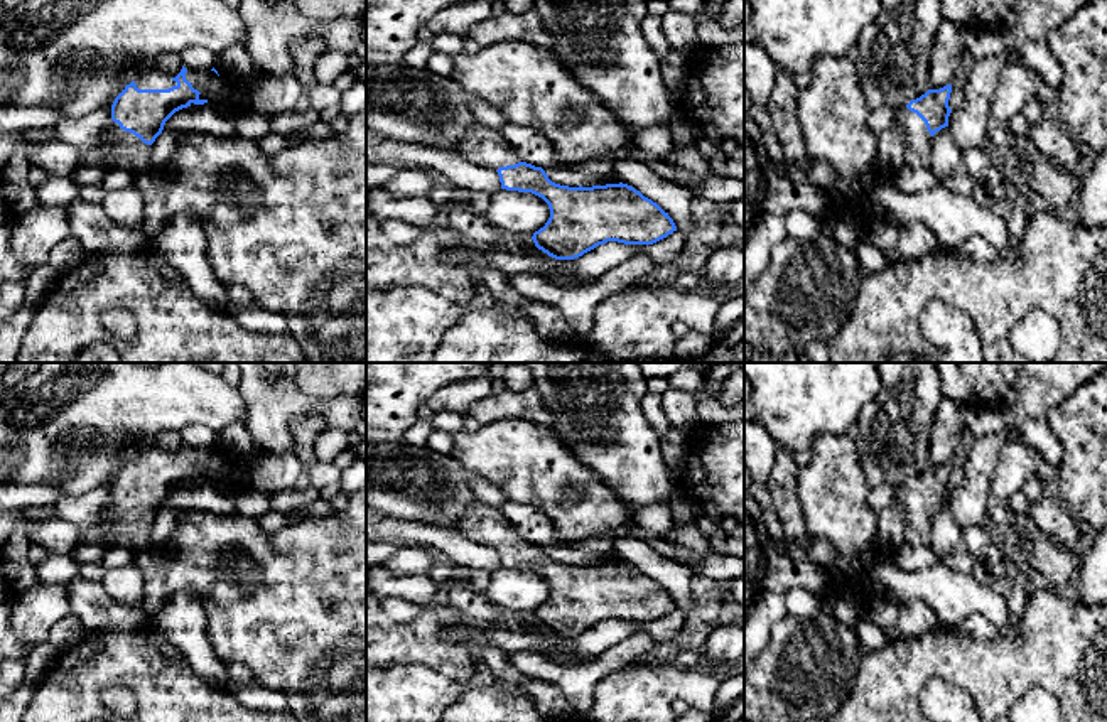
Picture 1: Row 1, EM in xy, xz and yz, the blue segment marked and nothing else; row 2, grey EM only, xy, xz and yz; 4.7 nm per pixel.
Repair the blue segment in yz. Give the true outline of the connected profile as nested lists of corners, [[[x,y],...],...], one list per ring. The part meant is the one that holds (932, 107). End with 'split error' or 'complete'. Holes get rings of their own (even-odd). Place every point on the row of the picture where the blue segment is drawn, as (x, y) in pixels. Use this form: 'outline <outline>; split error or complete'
outline [[[952,84],[928,89],[893,118],[893,130],[903,140],[904,164],[911,169],[928,169],[932,159],[932,137],[948,127]]]; split error

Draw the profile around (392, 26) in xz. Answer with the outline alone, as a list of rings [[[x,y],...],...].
[[[366,0],[366,66],[398,64],[418,42],[417,32],[442,10],[474,0]]]

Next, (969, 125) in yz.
[[[1001,52],[974,62],[964,86],[964,105],[948,116],[948,130],[962,152],[989,147],[991,96],[1002,66],[1014,61],[1007,52]]]

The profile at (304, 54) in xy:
[[[310,39],[290,46],[294,76],[304,84],[305,91],[309,91],[316,84],[314,62],[321,51],[321,44]]]

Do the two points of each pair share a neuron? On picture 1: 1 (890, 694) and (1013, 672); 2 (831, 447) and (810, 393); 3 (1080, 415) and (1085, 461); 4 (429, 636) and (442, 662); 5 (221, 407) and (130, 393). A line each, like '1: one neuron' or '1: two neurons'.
1: one neuron
2: two neurons
3: one neuron
4: one neuron
5: one neuron

